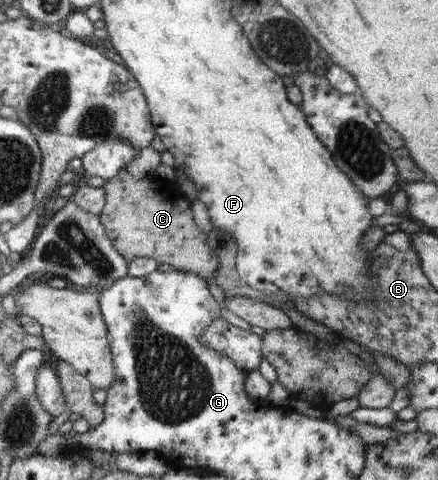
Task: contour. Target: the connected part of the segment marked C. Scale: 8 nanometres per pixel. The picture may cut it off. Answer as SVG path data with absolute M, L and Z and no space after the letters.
M127 165L102 187L105 206L99 214L106 235L127 259L147 257L159 264L168 263L172 269L195 273L211 280L219 268L219 259L209 249L207 234L194 222L190 202L184 199L176 181L150 174L136 179L128 173Z

